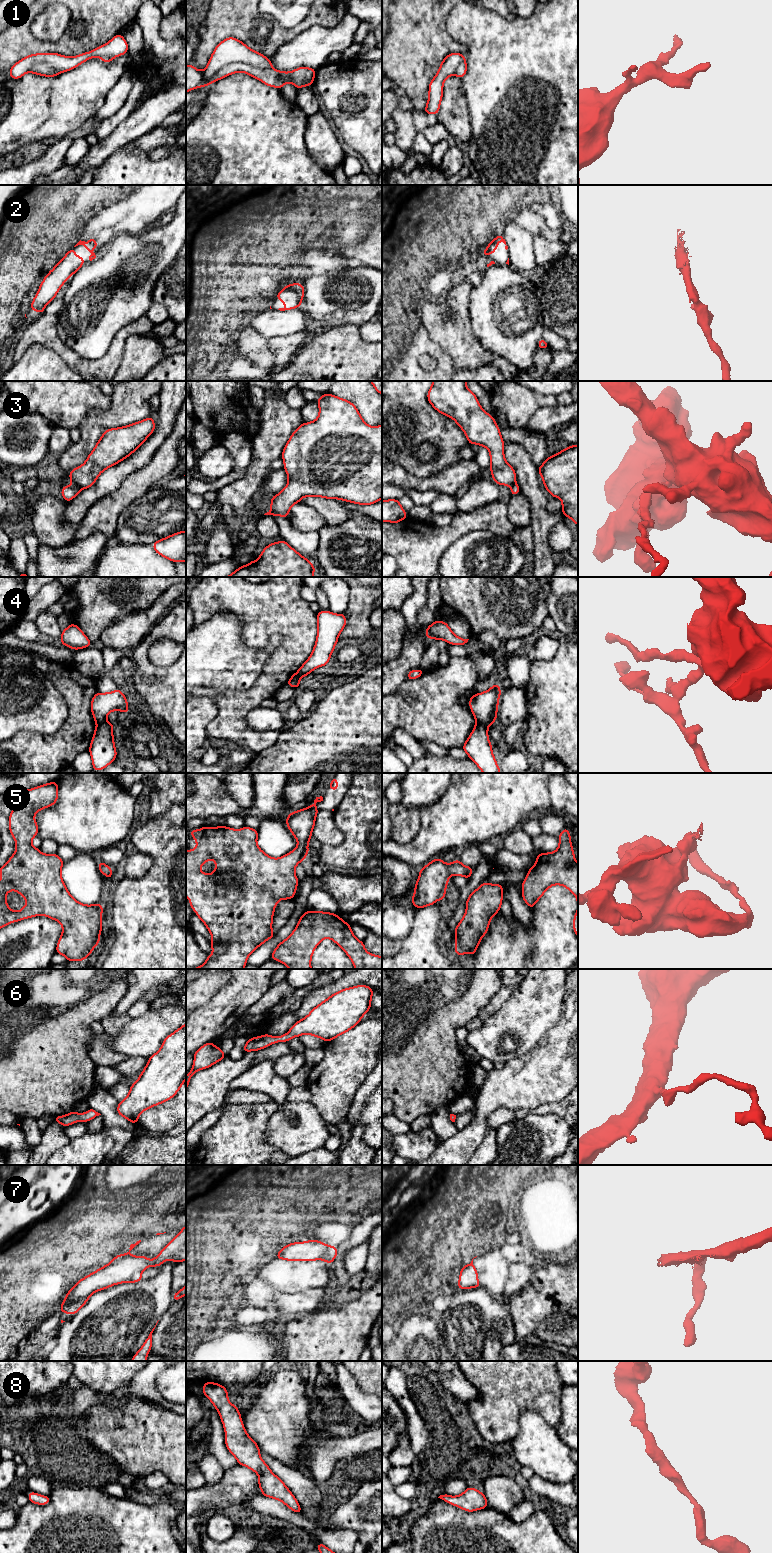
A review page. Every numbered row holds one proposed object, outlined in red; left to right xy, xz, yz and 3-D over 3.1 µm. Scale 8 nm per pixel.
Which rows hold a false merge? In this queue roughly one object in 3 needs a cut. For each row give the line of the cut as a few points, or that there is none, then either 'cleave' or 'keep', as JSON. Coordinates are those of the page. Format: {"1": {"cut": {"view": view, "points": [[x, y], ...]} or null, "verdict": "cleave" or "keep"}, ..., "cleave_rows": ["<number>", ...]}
{"1": {"cut": {"view": "xz", "points": [[271, 67], [256, 68], [232, 62], [207, 79], [202, 76]]}, "verdict": "cleave"}, "2": {"cut": null, "verdict": "keep"}, "3": {"cut": {"view": "xy", "points": [[74, 483], [81, 489]]}, "verdict": "cleave"}, "4": {"cut": {"view": "yz", "points": [[477, 721], [487, 727]]}, "verdict": "cleave"}, "5": {"cut": null, "verdict": "keep"}, "6": {"cut": null, "verdict": "keep"}, "7": {"cut": null, "verdict": "keep"}, "8": {"cut": null, "verdict": "keep"}, "cleave_rows": ["1", "3", "4"]}

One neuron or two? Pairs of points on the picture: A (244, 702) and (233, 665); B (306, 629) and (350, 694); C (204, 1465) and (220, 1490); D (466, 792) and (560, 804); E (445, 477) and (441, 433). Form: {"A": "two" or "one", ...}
{"A": "two", "B": "two", "C": "two", "D": "two", "E": "two"}

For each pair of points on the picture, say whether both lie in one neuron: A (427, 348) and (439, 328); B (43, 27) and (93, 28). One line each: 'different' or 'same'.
A: different
B: different

